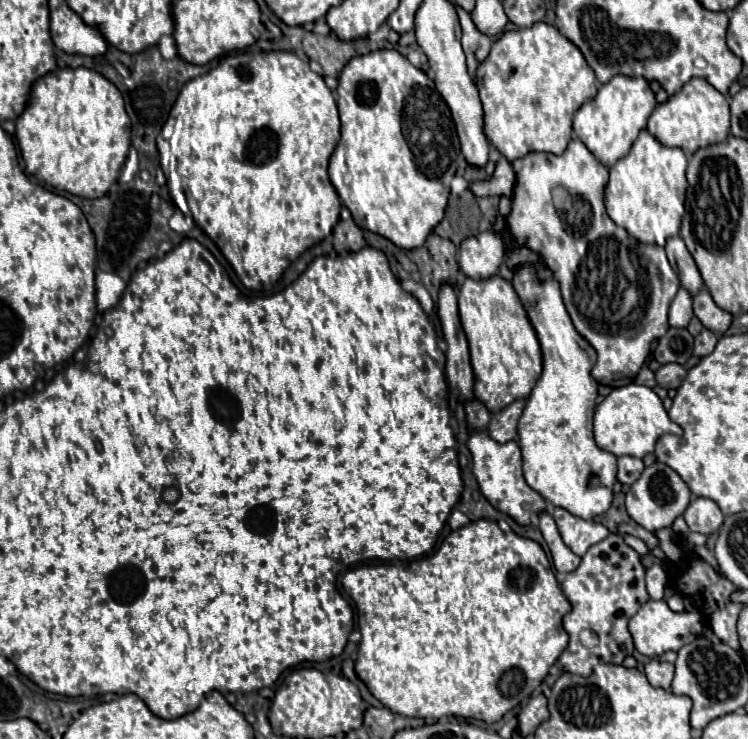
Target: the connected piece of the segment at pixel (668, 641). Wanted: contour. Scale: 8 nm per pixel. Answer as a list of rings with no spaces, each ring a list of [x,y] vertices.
[[[648,600],[644,606],[640,606],[640,610],[630,618],[630,634],[634,638],[634,646],[640,654],[644,656],[662,656],[664,652],[668,650],[674,650],[678,652],[684,644],[692,642],[694,638],[698,638],[704,630],[704,620],[702,620],[702,614],[698,612],[684,612],[684,614],[678,614],[678,612],[672,612],[668,608],[668,604],[664,600]]]

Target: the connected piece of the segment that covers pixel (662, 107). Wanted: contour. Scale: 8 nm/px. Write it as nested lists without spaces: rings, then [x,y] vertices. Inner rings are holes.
[[[692,78],[678,94],[658,104],[648,118],[648,132],[664,146],[676,146],[686,152],[696,152],[714,142],[722,142],[730,132],[728,100],[706,78]]]

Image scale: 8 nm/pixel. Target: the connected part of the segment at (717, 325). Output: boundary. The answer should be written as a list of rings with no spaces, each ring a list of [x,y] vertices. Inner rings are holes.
[[[706,288],[694,296],[694,316],[704,324],[704,328],[716,334],[724,334],[732,322],[732,314],[718,308]]]

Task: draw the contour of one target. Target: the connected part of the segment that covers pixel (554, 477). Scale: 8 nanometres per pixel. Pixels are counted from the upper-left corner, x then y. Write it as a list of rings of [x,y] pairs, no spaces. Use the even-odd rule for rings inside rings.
[[[502,230],[506,266],[512,270],[512,286],[526,308],[542,348],[542,376],[536,382],[518,420],[518,444],[524,456],[524,478],[542,498],[584,520],[608,510],[616,482],[616,456],[602,450],[594,440],[592,416],[596,408],[598,382],[590,376],[596,350],[576,334],[572,318],[564,308],[560,284],[552,270],[542,264],[540,254],[518,246],[510,230]]]

